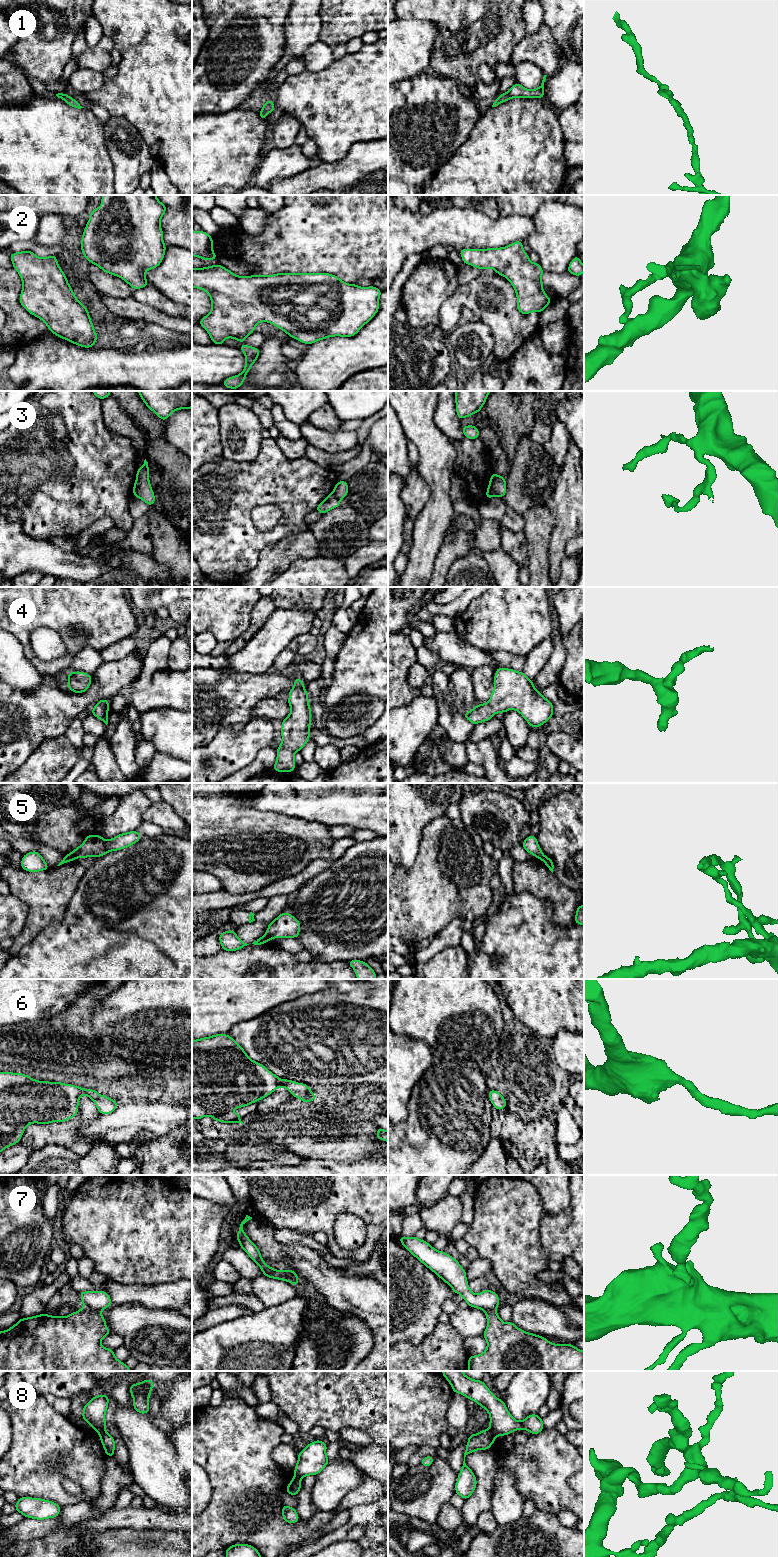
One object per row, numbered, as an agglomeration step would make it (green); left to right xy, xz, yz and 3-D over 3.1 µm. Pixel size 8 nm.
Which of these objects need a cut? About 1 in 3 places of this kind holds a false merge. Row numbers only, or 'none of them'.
3, 5, 7, 8

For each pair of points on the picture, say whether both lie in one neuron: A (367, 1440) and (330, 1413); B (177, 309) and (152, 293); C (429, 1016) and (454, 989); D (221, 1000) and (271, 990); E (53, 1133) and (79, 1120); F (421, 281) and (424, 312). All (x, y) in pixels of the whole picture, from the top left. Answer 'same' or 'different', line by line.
A: different
B: same
C: same
D: same
E: same
F: same

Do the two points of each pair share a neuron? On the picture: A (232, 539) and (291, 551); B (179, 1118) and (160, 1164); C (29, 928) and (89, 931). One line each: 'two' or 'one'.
A: two
B: two
C: two

